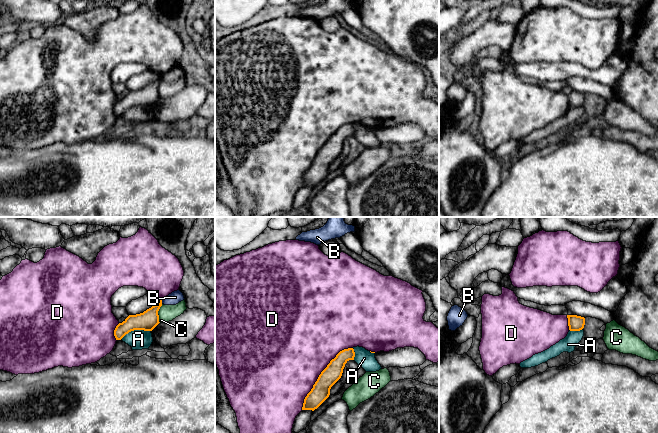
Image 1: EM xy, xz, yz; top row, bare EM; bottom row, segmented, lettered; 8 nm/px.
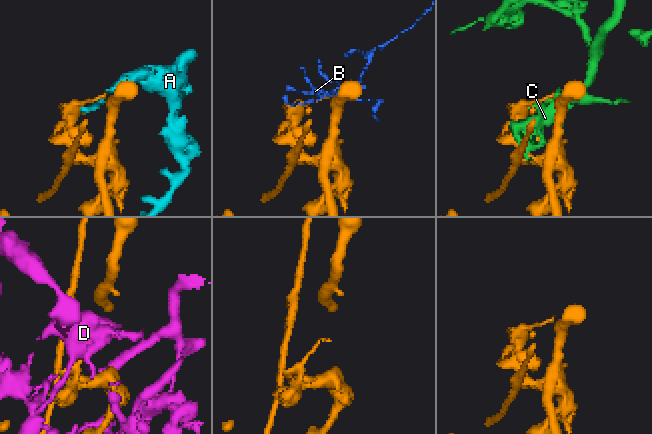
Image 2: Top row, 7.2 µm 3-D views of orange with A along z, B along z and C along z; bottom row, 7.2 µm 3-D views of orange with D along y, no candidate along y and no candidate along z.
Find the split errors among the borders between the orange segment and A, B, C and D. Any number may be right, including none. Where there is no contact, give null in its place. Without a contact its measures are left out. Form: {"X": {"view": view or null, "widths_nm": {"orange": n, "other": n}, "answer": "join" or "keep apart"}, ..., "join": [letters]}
{"A": {"view": "xy", "widths_nm": {"orange": 160, "other": 160}, "answer": "keep apart"}, "B": {"view": "xy", "widths_nm": {"orange": 160, "other": 100}, "answer": "keep apart"}, "C": {"view": "xy", "widths_nm": {"orange": 160, "other": 130}, "answer": "keep apart"}, "D": {"view": "xz", "widths_nm": {"orange": 150, "other": 500}, "answer": "keep apart"}, "join": []}

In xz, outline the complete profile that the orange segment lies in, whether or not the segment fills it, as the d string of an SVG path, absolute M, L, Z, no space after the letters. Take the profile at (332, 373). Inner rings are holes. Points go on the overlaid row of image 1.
M353 348L340 351L321 372L311 391L304 399L302 410L317 409L330 395L331 387L341 378L345 364L354 360Z

